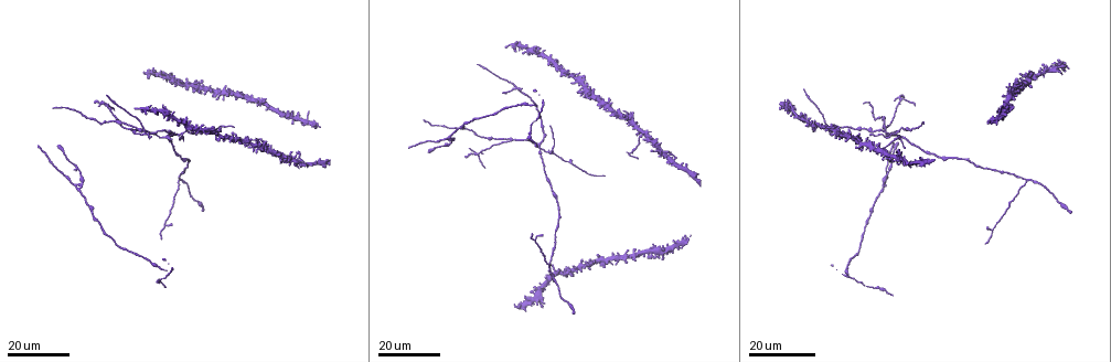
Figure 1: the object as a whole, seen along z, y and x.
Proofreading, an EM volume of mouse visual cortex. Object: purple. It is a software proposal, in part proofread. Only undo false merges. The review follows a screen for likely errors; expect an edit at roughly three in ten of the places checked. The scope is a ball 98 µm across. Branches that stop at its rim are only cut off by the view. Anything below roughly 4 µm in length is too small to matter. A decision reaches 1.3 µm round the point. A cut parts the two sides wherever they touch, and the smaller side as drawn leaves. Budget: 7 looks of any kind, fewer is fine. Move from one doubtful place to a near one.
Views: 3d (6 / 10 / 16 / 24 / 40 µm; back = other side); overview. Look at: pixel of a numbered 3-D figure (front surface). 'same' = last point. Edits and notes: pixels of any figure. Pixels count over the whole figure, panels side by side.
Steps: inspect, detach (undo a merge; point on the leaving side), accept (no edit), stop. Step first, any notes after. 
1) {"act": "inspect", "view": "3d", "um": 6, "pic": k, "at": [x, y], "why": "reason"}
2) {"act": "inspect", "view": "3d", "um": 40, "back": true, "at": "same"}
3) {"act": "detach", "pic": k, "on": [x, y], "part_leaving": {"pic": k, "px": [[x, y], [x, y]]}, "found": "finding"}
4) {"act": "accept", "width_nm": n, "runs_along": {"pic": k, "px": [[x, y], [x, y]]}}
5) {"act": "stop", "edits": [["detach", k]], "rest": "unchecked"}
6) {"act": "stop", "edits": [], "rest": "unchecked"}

{"act": "inspect", "view": "3d", "um": 24, "pic": 1, "at": [178, 180]}

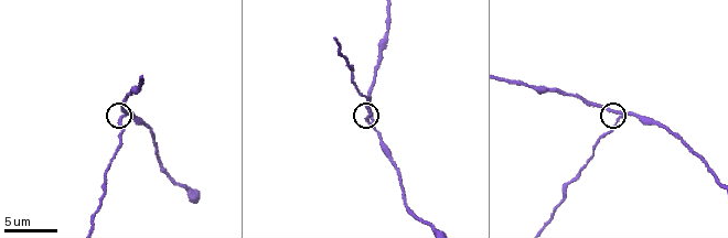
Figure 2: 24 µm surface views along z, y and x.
{"act": "inspect", "view": "3d", "um": 6, "pic": 2, "at": [366, 122]}

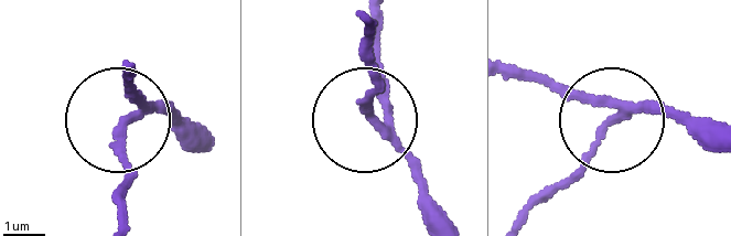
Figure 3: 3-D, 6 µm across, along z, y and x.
{"act": "detach", "pic": 3, "on": [119, 159], "side_arm_um": 20, "arms": 3, "found": "a second cell is stuck on"}

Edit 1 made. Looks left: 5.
{"act": "inspect", "view": "3d", "um": 16, "pic": 1, "at": [76, 188], "why": "three-way junction"}

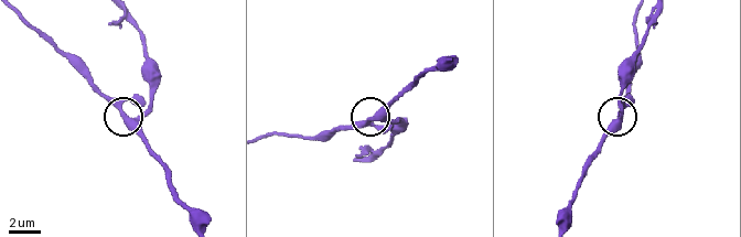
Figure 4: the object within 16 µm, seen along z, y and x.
{"act": "inspect", "view": "3d", "um": 6, "pic": 4, "at": [119, 108]}

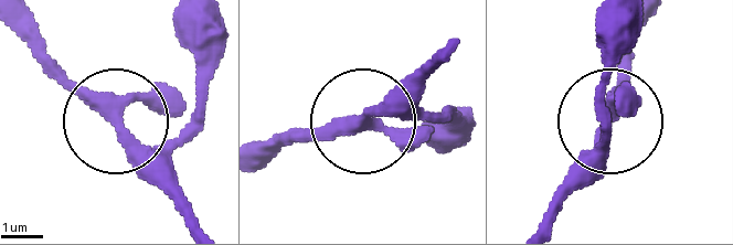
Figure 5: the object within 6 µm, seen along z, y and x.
{"act": "accept", "arms": 3, "found": "continuous, no second cell"}

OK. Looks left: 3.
{"act": "inspect", "view": "3d", "um": 24, "pic": 1, "at": [509, 141], "why": "three-way junction"}

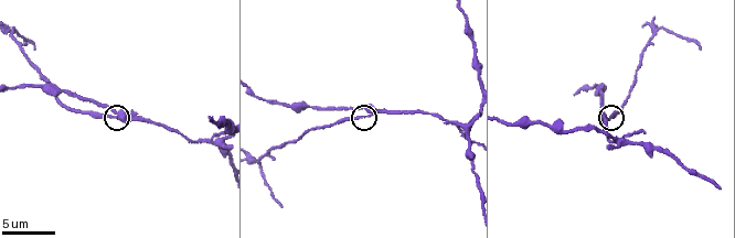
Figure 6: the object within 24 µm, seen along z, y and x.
{"act": "inspect", "view": "3d", "um": 10, "pic": 6, "at": [369, 112]}

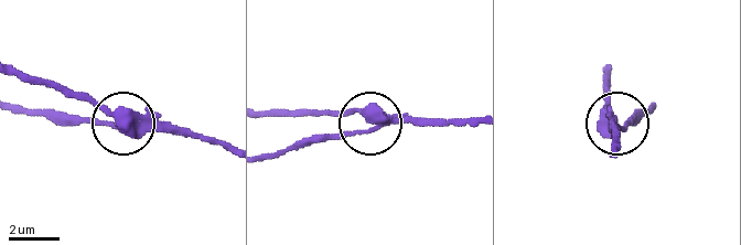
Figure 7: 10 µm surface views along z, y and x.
{"act": "detach", "pic": 7, "on": [100, 121], "width_nm": 370, "part_leaving": {"pic": 7, "px": [[138, 129], [57, 124], [20, 110]]}, "found": "two cells meet here"}

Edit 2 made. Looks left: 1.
{"act": "stop", "edits": [["detach", 3], ["detach", 7]], "rest": "unchecked"}

